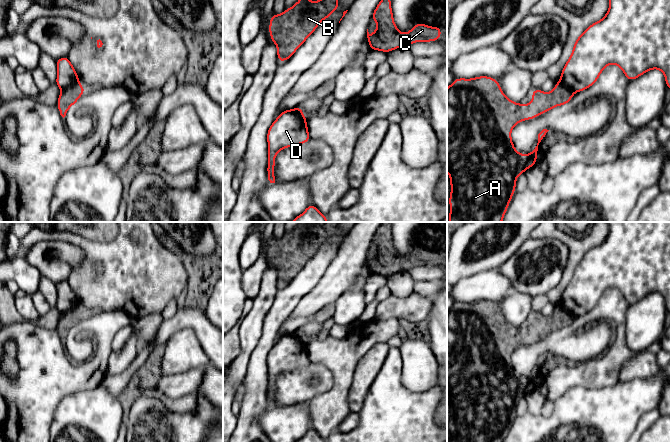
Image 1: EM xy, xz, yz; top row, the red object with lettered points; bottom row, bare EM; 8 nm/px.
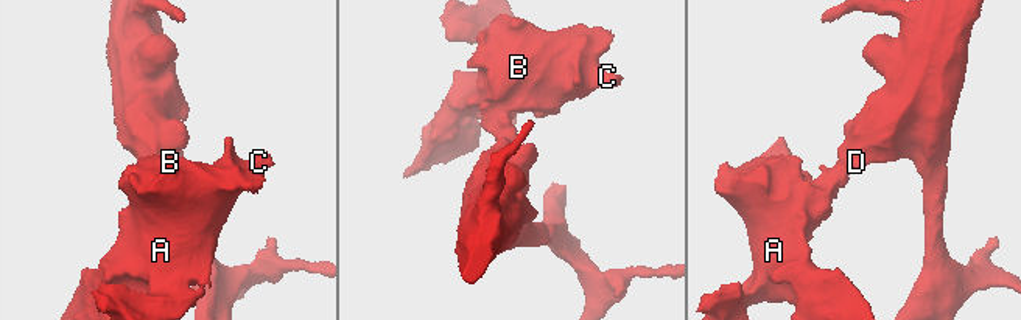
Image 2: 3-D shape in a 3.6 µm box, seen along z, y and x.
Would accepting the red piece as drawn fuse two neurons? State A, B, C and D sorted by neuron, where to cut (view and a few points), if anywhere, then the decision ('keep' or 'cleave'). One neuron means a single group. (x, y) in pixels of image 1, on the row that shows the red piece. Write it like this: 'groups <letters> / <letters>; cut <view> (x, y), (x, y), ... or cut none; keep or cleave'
groups A B C / D; cut xy (79, 83), (72, 84), (61, 90); cleave

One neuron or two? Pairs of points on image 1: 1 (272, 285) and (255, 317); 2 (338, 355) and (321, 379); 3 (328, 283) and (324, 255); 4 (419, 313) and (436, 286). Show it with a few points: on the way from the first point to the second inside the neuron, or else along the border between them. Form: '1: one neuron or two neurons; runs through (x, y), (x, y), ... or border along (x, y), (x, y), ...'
1: one neuron; runs through (267, 293), (259, 309)
2: two neurons; border along (310, 360), (331, 372), (333, 385), (329, 390)
3: two neurons; border along (339, 248), (336, 256), (313, 288)
4: two neurons; border along (413, 292), (419, 295), (433, 296)

